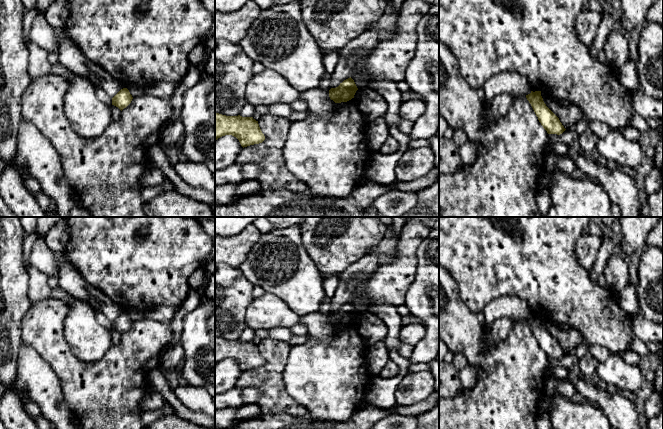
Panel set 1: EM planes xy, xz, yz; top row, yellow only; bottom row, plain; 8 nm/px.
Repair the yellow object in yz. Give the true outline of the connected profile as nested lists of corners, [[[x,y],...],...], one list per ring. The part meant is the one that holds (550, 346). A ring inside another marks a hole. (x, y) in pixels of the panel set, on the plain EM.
[[[531,315],[530,318],[526,319],[526,322],[548,358],[560,359],[566,354],[559,342],[544,327],[541,315]]]

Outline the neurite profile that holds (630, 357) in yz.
[[[625,351],[622,353],[619,353],[619,355],[629,364],[631,365],[639,365],[641,362],[642,356],[638,355],[637,353],[633,351]]]

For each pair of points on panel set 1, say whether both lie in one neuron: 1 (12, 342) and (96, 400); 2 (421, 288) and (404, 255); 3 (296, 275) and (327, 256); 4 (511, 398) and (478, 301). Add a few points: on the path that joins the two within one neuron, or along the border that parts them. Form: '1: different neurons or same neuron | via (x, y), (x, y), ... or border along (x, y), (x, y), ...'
1: different neurons | border along (24, 318), (21, 324), (21, 341)
2: different neurons | border along (417, 253), (415, 278), (408, 287), (404, 297)
3: different neurons | border along (302, 244), (323, 278)
4: different neurons | border along (461, 299), (472, 311), (481, 312)

